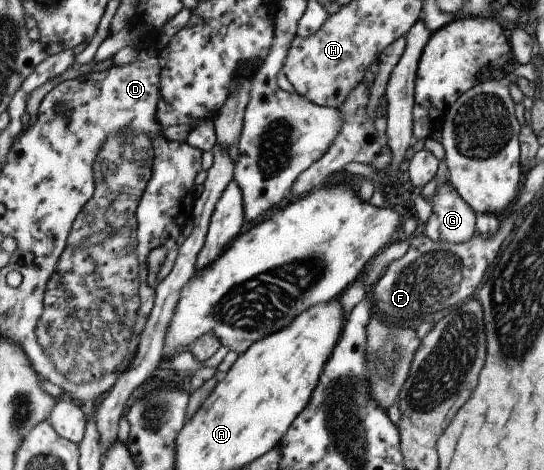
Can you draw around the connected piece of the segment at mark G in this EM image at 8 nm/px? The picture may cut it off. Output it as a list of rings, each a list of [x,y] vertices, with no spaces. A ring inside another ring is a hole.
[[[451,183],[437,188],[431,202],[432,213],[425,223],[425,228],[433,241],[449,241],[451,245],[463,245],[475,237],[478,215]]]

